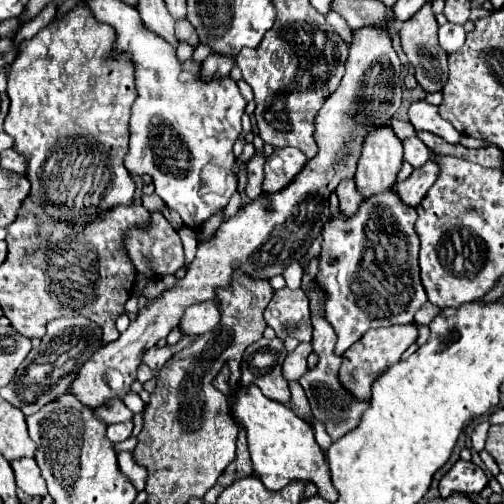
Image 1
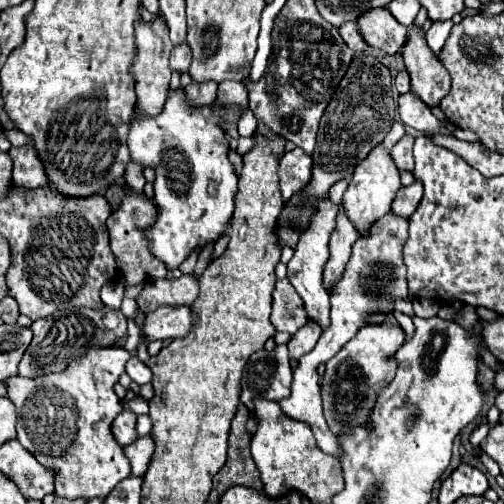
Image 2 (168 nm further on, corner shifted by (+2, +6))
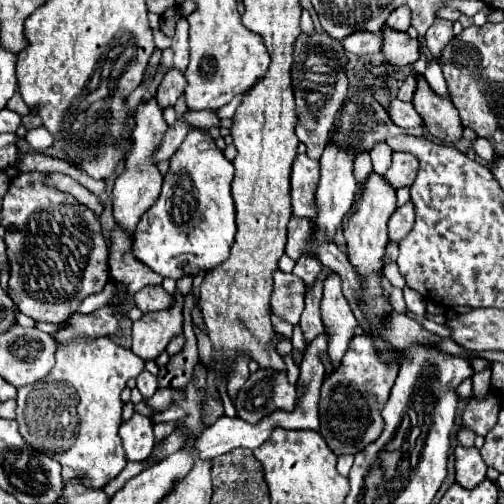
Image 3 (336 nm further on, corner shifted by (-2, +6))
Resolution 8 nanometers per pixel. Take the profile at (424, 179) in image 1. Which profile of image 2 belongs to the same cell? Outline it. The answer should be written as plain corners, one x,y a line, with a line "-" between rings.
414,182
412,186
400,188
390,212
396,216
402,216
402,218
410,218
416,210
420,198
422,198
422,184
420,182

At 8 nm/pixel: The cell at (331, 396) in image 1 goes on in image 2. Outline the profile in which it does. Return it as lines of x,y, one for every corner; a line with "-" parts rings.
328,194
324,198
320,198
320,202
316,206
316,214
312,214
312,224
308,224
308,230
300,236
300,242
294,250
294,256
288,262
288,280
290,280
290,284
296,288
296,292
304,300
308,316
312,320
316,320
322,328
326,328
328,322
330,322
328,320
330,304
328,304
328,292
322,286
322,268
324,268
324,262
328,260
328,240
330,240
330,232
336,226
338,210
340,208
336,204
332,204

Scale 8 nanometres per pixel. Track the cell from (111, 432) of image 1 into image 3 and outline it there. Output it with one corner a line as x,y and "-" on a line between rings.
134,414
130,420
122,422
120,438
128,454
128,460
144,460
150,456
156,440
152,434
152,420
142,414

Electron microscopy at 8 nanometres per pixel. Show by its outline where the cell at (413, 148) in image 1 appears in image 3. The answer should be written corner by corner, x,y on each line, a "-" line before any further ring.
394,152
392,166
388,168
388,172
384,176
394,188
402,188
402,186
410,186
414,182
416,172
418,172
418,162
412,154

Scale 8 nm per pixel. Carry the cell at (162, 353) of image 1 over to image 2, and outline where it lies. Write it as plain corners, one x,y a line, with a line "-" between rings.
92,346
64,372
32,380
16,376
6,382
8,398
18,412
16,438
40,464
56,472
54,492
62,498
106,498
120,480
130,476
130,462
110,430
114,418
124,410
114,384
124,374
128,360
130,352
124,348

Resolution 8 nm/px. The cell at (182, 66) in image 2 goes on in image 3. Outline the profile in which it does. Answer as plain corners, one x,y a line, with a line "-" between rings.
178,68
168,70
164,80
158,86
160,102
164,102
164,108
174,104
178,100
178,96
184,92
184,88
186,88
186,74
182,70
178,70

